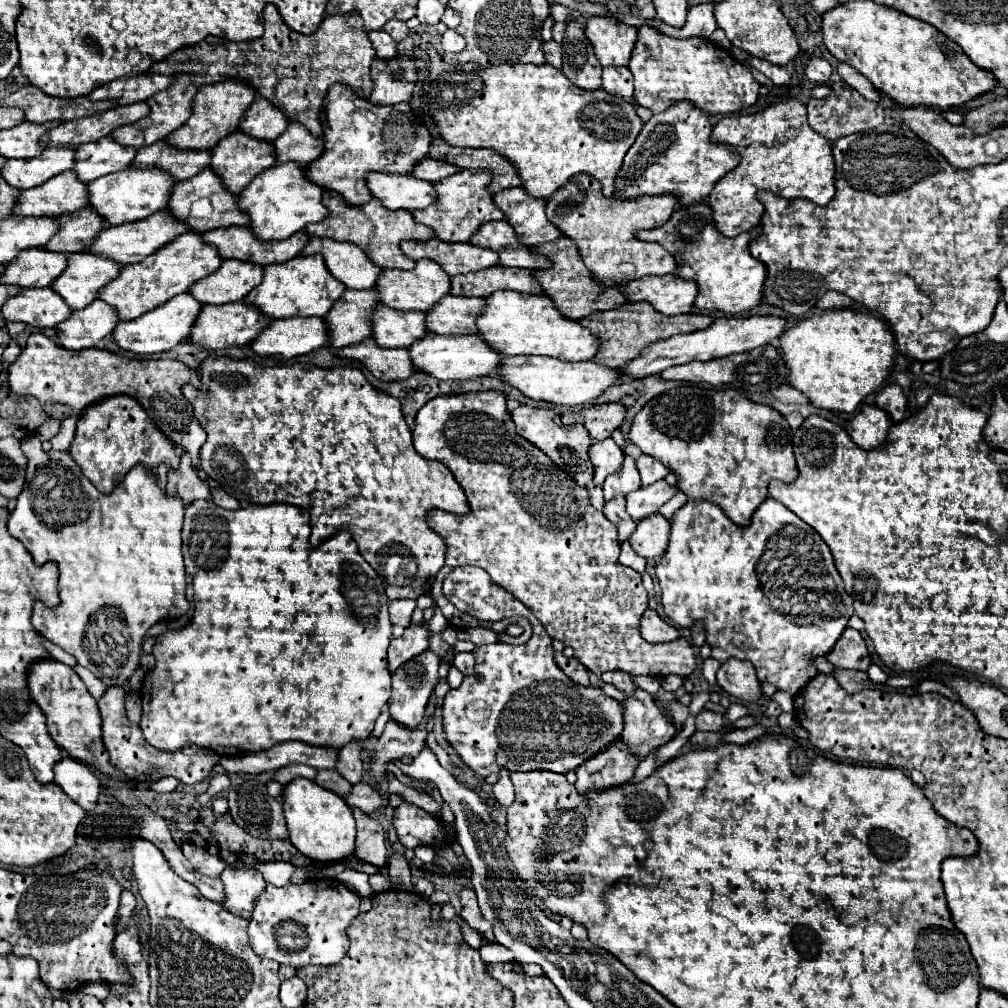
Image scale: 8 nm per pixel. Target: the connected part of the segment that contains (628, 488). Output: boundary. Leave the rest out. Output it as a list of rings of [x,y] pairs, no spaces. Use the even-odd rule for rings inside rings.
[[[626,457],[620,471],[616,471],[614,475],[608,475],[602,487],[604,487],[606,501],[612,499],[616,493],[628,495],[628,493],[636,491],[640,487],[640,475],[638,475],[638,469],[634,465],[634,459]]]

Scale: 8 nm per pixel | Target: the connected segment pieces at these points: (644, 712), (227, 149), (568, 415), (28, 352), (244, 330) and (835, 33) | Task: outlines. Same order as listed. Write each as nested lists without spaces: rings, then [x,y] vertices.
[[[608,671],[608,673],[602,674],[602,681],[604,683],[612,683],[616,689],[628,693],[628,699],[624,701],[624,707],[626,707],[626,721],[624,721],[624,731],[622,731],[622,739],[626,743],[626,747],[630,747],[630,753],[632,755],[638,755],[638,761],[646,759],[650,753],[654,753],[658,747],[662,747],[664,743],[668,743],[674,735],[676,735],[676,727],[674,723],[670,721],[668,715],[664,715],[652,701],[652,695],[638,689],[634,683],[632,683],[632,677],[626,675],[624,671]]]
[[[242,131],[230,133],[226,135],[226,139],[220,139],[220,143],[212,149],[212,159],[210,159],[210,169],[222,179],[224,187],[234,195],[238,195],[238,191],[242,191],[250,183],[250,179],[254,179],[258,173],[274,165],[276,165],[274,147],[268,141],[254,139]]]
[[[604,403],[604,405],[592,405],[578,413],[566,411],[562,413],[562,423],[568,423],[568,425],[580,423],[588,429],[592,439],[602,441],[622,425],[624,415],[626,415],[626,407],[622,403]]]
[[[42,333],[28,337],[28,345],[22,355],[8,367],[10,391],[16,395],[36,397],[44,411],[56,421],[66,417],[80,417],[86,407],[114,395],[134,397],[152,417],[156,427],[172,441],[176,449],[182,449],[190,455],[192,467],[198,467],[200,447],[206,441],[206,433],[200,427],[198,419],[192,415],[192,405],[184,399],[182,387],[186,383],[200,385],[194,369],[186,367],[176,359],[128,359],[102,349],[82,349],[70,351],[58,347],[52,339]]]
[[[242,301],[226,303],[226,305],[204,305],[202,311],[198,313],[198,323],[194,323],[194,331],[190,331],[188,341],[200,349],[244,347],[244,345],[250,345],[268,323],[270,323],[270,317],[266,317],[256,307],[246,305]]]
[[[850,1],[822,15],[826,49],[852,65],[898,107],[952,109],[996,87],[994,75],[976,67],[968,55],[936,27],[874,1]]]

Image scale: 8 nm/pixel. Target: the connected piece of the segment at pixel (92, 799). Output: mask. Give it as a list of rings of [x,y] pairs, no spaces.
[[[64,757],[60,763],[56,763],[54,773],[62,791],[84,811],[92,811],[98,805],[100,779],[86,765]]]

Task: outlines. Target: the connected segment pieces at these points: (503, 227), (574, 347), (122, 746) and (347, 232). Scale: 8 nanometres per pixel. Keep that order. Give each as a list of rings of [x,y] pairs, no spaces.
[[[488,221],[470,239],[472,245],[492,249],[498,253],[498,265],[518,267],[518,269],[548,269],[550,261],[544,255],[532,253],[528,247],[520,245],[514,229],[508,221]]]
[[[498,291],[490,297],[486,297],[486,307],[482,309],[482,315],[476,319],[478,337],[492,347],[494,351],[502,355],[548,355],[562,361],[590,361],[598,351],[598,337],[594,337],[586,327],[582,327],[578,321],[570,321],[558,313],[550,297],[546,295],[528,295],[528,293],[514,293],[514,291]]]
[[[108,687],[104,691],[104,695],[98,699],[98,709],[102,715],[104,745],[110,755],[110,763],[118,771],[122,771],[130,781],[136,781],[136,783],[154,783],[166,775],[172,775],[172,777],[180,779],[182,783],[192,785],[192,783],[198,783],[198,781],[210,777],[212,769],[220,761],[220,757],[214,751],[194,747],[194,743],[188,743],[186,747],[182,747],[182,751],[158,751],[156,747],[150,747],[150,743],[146,743],[140,727],[132,725],[126,717],[124,695],[126,695],[126,691],[122,687]]]
[[[332,191],[330,195],[324,197],[324,203],[328,207],[328,217],[322,219],[320,223],[306,225],[304,233],[312,235],[312,237],[330,237],[330,239],[340,239],[340,241],[350,241],[350,243],[358,245],[368,255],[368,259],[382,269],[388,269],[388,267],[412,269],[416,263],[400,251],[398,243],[404,239],[428,241],[430,237],[434,237],[434,233],[426,225],[420,225],[410,217],[410,211],[404,211],[404,209],[388,211],[382,207],[382,203],[378,203],[378,199],[368,201],[364,207],[362,205],[350,207],[338,193]]]

